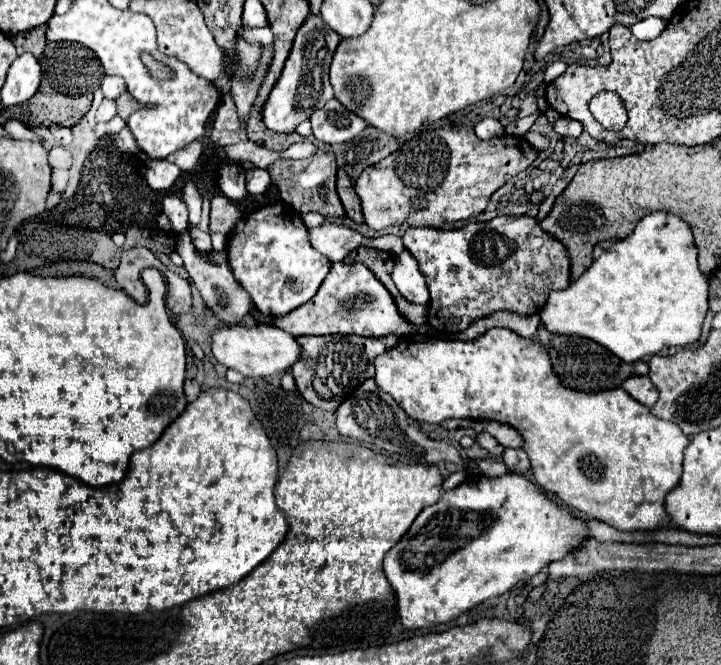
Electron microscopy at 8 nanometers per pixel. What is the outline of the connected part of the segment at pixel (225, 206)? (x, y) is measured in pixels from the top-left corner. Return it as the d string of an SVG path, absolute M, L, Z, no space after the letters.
M215 196L211 200L211 232L229 234L239 218L241 212L235 208L235 204L229 198Z

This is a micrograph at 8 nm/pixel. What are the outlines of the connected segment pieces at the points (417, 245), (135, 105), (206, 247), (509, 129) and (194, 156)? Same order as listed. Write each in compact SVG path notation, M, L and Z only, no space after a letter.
M497 216L489 222L469 222L455 230L437 228L407 228L403 234L405 248L419 262L431 300L427 324L437 332L455 334L465 330L473 320L489 316L497 310L511 310L517 314L541 312L553 290L565 290L569 286L569 256L565 246L539 228L533 216Z
M123 92L119 98L117 98L117 116L127 120L133 112L141 110L141 104L133 100L133 96L129 96L129 92Z
M191 228L189 234L191 234L193 244L195 244L197 250L201 250L201 252L211 252L211 238L209 238L207 232L201 232L199 228Z
M537 110L525 118L519 118L519 120L513 120L505 126L505 132L507 134L513 134L513 136L525 136L529 132L529 128L537 122L537 118L543 114L543 110Z
M191 142L189 146L185 146L183 150L177 150L175 154L171 154L167 160L177 164L183 172L191 172L198 167L202 154L202 145L199 142Z

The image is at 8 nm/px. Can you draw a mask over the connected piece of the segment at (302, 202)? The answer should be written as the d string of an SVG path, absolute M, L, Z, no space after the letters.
M309 136L309 140L319 146L317 154L313 158L307 158L307 160L279 158L275 164L271 164L267 168L271 178L273 178L273 184L279 188L279 194L281 194L283 202L287 202L299 214L307 214L307 212L313 210L313 212L319 212L323 216L345 216L341 200L337 196L337 190L335 190L337 164L335 164L333 150L331 150L329 144L323 144L313 136Z

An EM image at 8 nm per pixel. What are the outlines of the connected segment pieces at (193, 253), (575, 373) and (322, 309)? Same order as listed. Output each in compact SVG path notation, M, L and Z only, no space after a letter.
M185 234L179 236L177 254L183 258L185 270L189 272L189 276L191 276L195 288L199 290L203 302L215 312L215 316L217 316L223 324L237 324L237 322L253 308L253 302L251 302L249 294L241 288L241 284L235 282L229 264L199 264L199 254L197 254L197 250L193 248L193 244L185 240Z
M541 324L539 330L537 330L537 338L549 350L553 368L555 368L561 384L565 384L569 388L575 388L575 390L583 390L583 392L611 390L611 388L621 386L623 380L627 380L633 374L647 374L647 364L645 362L627 364L627 362L619 360L617 356L613 356L605 346L601 346L593 340L585 340L581 336L553 334L547 328L543 328L543 324Z
M333 264L325 284L317 290L317 296L295 308L285 316L273 318L273 324L289 332L291 336L303 334L359 334L365 338L383 338L389 334L395 336L409 336L409 334L429 334L429 326L421 324L421 328L413 328L409 320L403 320L401 312L395 306L393 296L389 290L365 268L365 264Z

